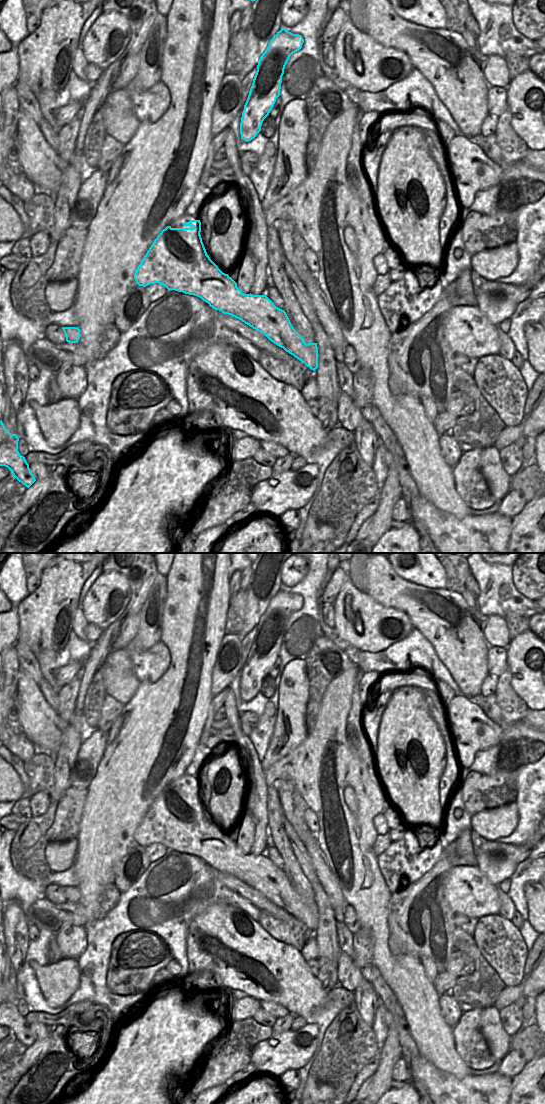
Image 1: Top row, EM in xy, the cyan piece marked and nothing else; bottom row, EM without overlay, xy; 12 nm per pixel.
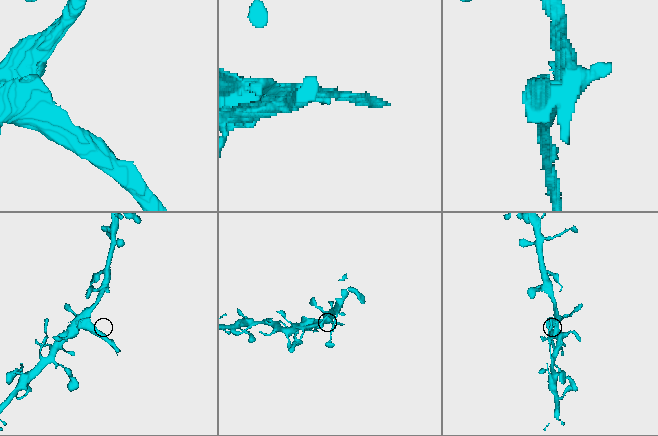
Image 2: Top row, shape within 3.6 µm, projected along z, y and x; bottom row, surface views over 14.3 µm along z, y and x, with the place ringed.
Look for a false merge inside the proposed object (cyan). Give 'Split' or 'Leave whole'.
Split

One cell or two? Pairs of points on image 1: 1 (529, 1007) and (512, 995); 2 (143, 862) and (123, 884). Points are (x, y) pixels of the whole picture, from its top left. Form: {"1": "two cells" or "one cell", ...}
{"1": "two cells", "2": "one cell"}

